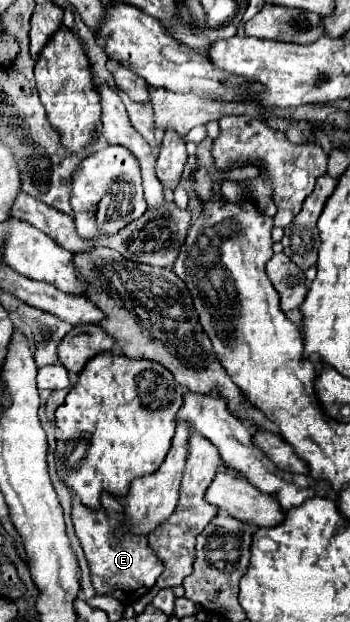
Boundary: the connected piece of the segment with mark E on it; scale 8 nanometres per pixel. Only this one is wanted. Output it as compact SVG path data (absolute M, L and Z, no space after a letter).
M111 494L101 496L99 510L89 510L79 502L77 496L73 496L73 526L85 552L95 592L113 596L123 606L131 606L137 598L141 598L155 586L155 580L163 572L163 564L151 552L147 536L129 536L129 532L125 534L125 528L121 528L121 508L121 502Z

